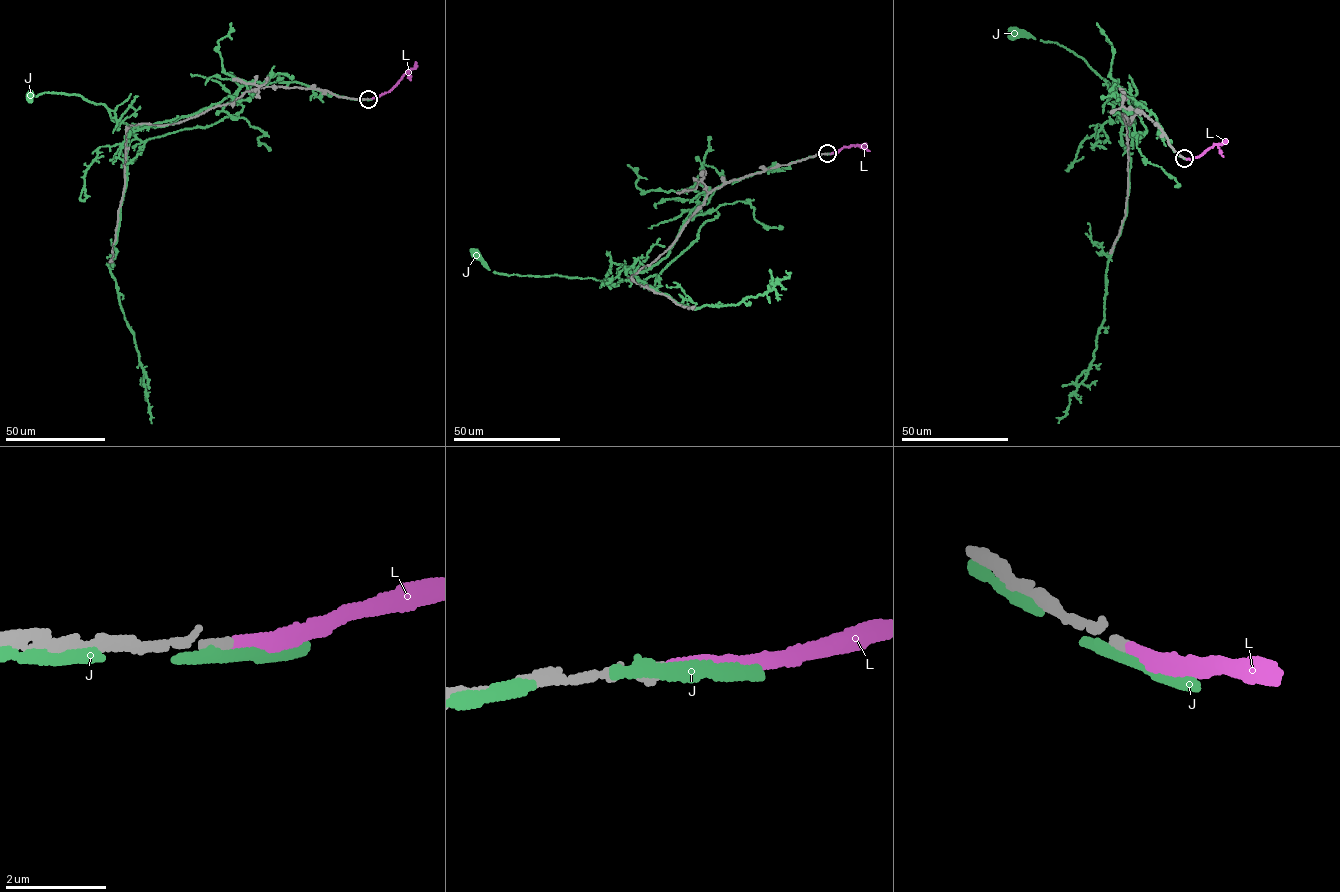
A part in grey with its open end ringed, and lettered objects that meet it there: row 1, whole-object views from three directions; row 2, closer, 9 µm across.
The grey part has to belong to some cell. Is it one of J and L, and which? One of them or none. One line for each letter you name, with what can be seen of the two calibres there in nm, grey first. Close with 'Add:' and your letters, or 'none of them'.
L: Thickness 220 nm (grey) against 240 nm
Add: L

